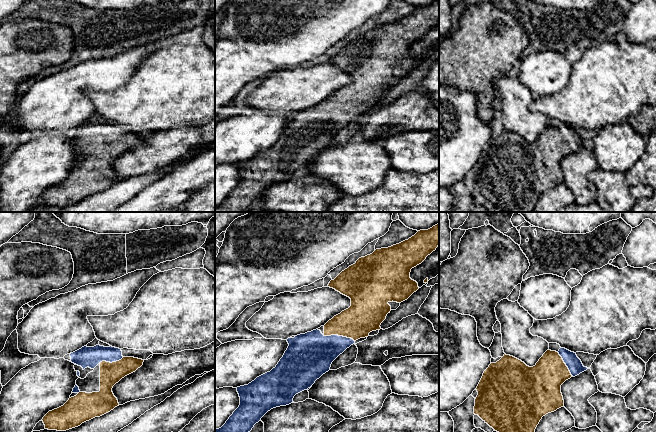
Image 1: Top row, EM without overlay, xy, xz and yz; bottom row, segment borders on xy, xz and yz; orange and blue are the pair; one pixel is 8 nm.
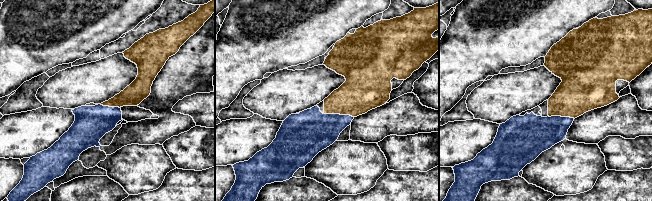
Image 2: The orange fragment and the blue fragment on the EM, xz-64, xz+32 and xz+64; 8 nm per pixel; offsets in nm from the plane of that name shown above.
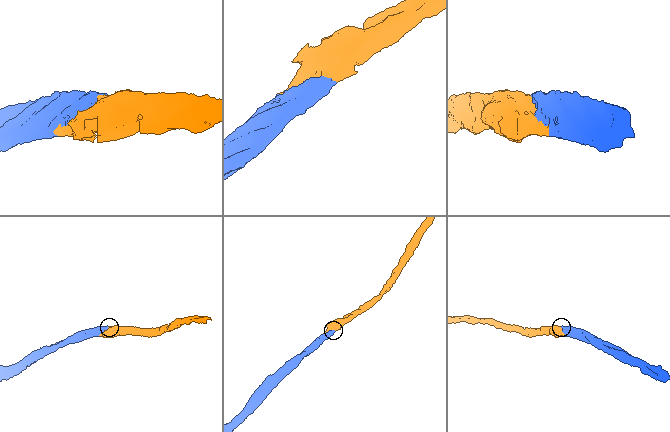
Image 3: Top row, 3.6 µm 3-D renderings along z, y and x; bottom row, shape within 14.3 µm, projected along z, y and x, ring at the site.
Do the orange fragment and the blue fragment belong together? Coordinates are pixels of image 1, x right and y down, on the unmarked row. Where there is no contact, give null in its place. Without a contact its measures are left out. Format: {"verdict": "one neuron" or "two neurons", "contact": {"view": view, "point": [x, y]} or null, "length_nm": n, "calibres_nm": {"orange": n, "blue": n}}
{"verdict": "one neuron", "contact": {"view": "xz", "point": [339, 111]}, "length_nm": 260, "calibres_nm": {"orange": 280, "blue": 320}}

